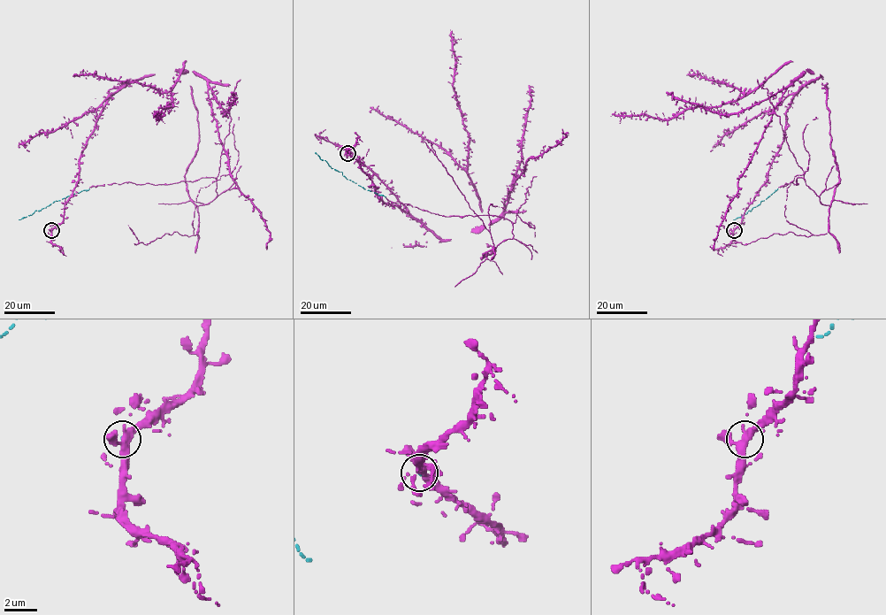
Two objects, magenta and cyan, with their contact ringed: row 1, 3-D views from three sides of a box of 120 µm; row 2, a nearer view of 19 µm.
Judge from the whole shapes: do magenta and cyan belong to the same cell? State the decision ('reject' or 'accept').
accept

